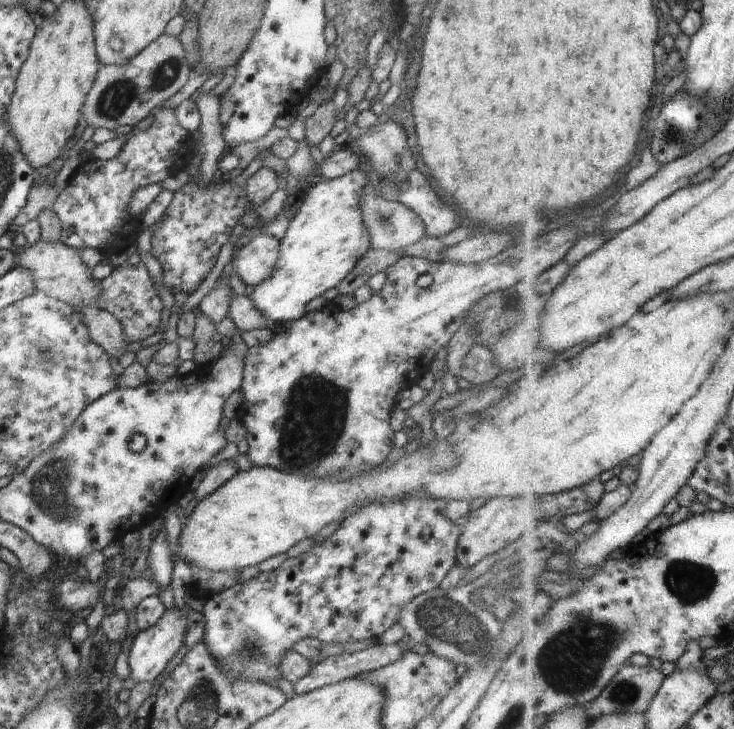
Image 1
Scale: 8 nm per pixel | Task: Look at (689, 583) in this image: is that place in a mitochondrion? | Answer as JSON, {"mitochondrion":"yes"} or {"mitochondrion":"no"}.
{"mitochondrion":"yes"}

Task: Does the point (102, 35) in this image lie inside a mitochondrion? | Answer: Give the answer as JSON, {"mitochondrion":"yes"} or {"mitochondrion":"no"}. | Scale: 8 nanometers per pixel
{"mitochondrion":"no"}

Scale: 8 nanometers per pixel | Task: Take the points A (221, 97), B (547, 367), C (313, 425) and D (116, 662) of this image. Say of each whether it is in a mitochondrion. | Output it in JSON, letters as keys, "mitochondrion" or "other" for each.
{"A":"other","B":"other","C":"mitochondrion","D":"other"}

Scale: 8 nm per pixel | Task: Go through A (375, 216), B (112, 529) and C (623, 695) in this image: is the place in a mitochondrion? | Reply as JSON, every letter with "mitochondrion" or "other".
{"A":"mitochondrion","B":"other","C":"mitochondrion"}

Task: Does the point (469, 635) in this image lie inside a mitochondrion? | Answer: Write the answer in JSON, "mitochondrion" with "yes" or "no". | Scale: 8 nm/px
{"mitochondrion":"yes"}

